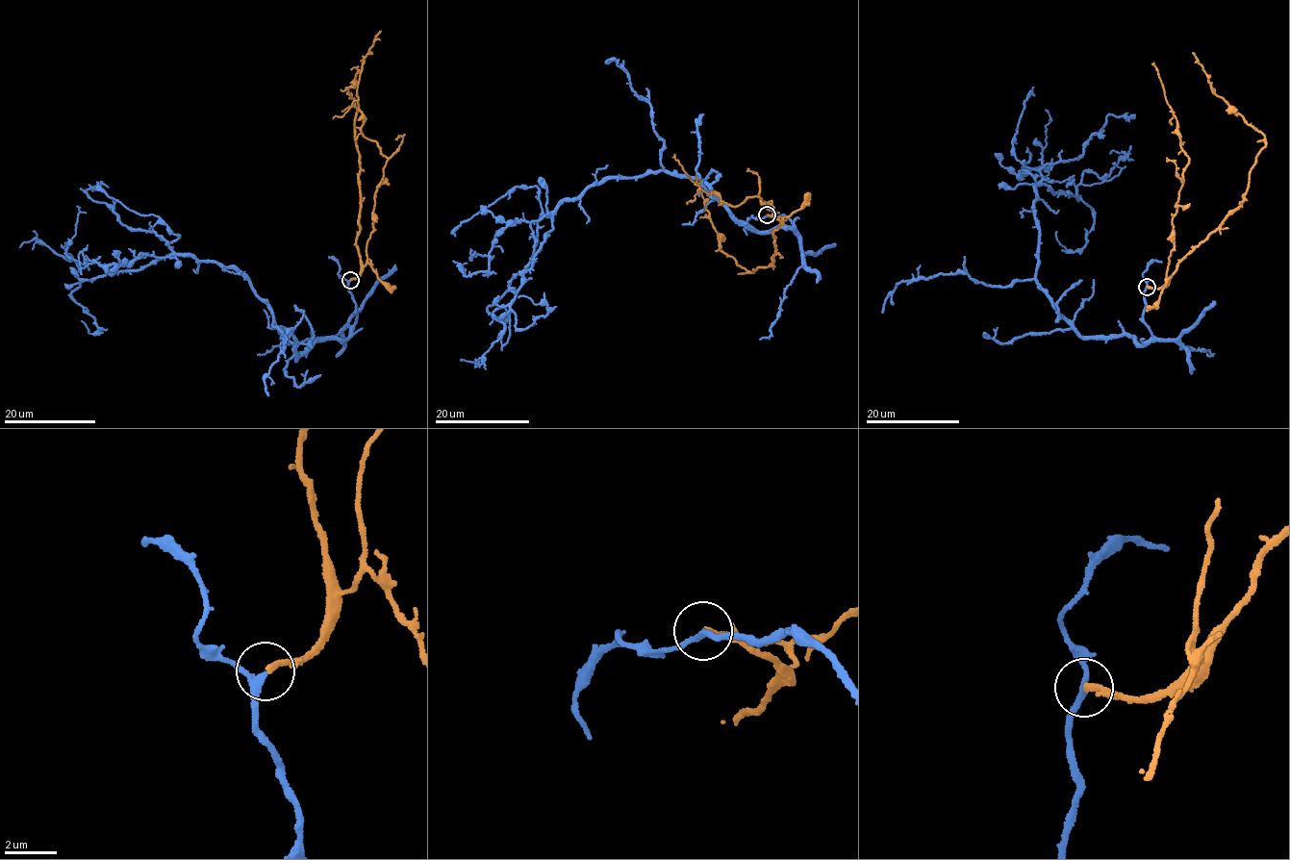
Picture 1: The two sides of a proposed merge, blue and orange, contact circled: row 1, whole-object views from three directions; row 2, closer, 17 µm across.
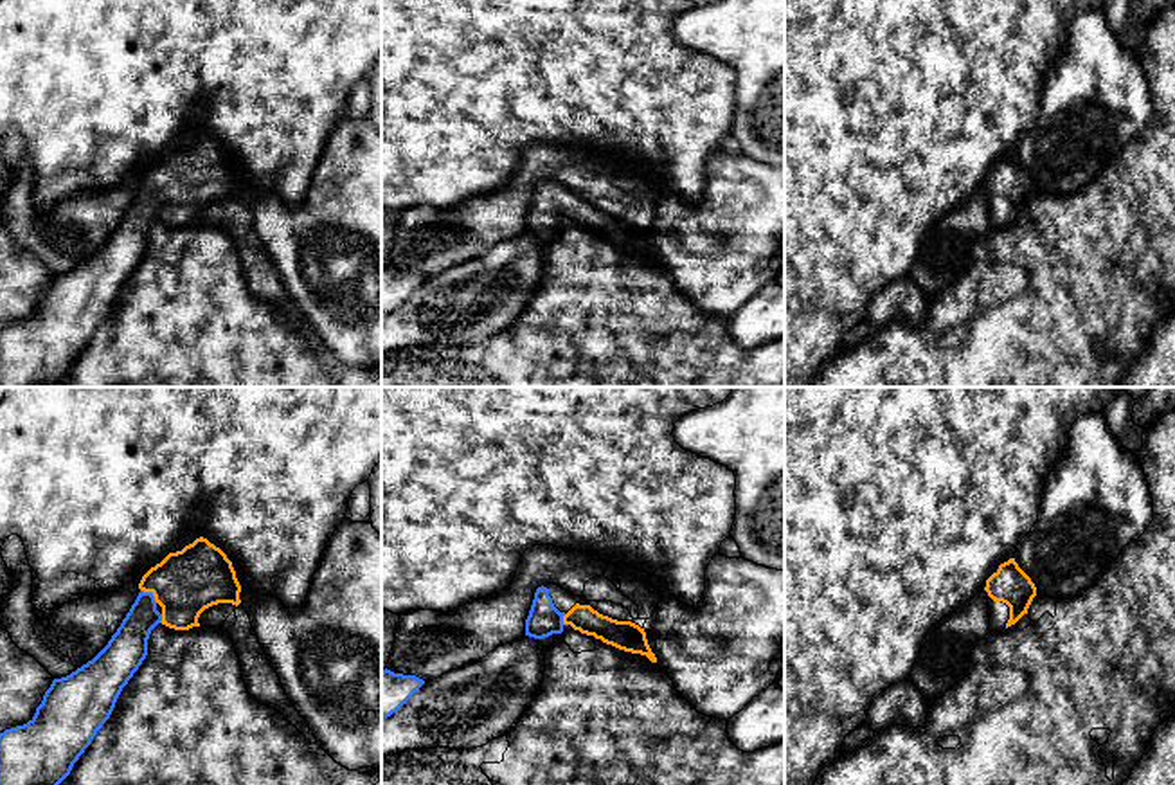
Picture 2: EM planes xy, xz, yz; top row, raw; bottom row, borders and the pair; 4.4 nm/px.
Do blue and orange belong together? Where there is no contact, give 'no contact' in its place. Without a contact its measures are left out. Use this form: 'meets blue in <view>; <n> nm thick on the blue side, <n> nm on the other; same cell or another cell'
meets blue in xy; 160 nm thick on the blue side, 300 nm on the other; same cell

